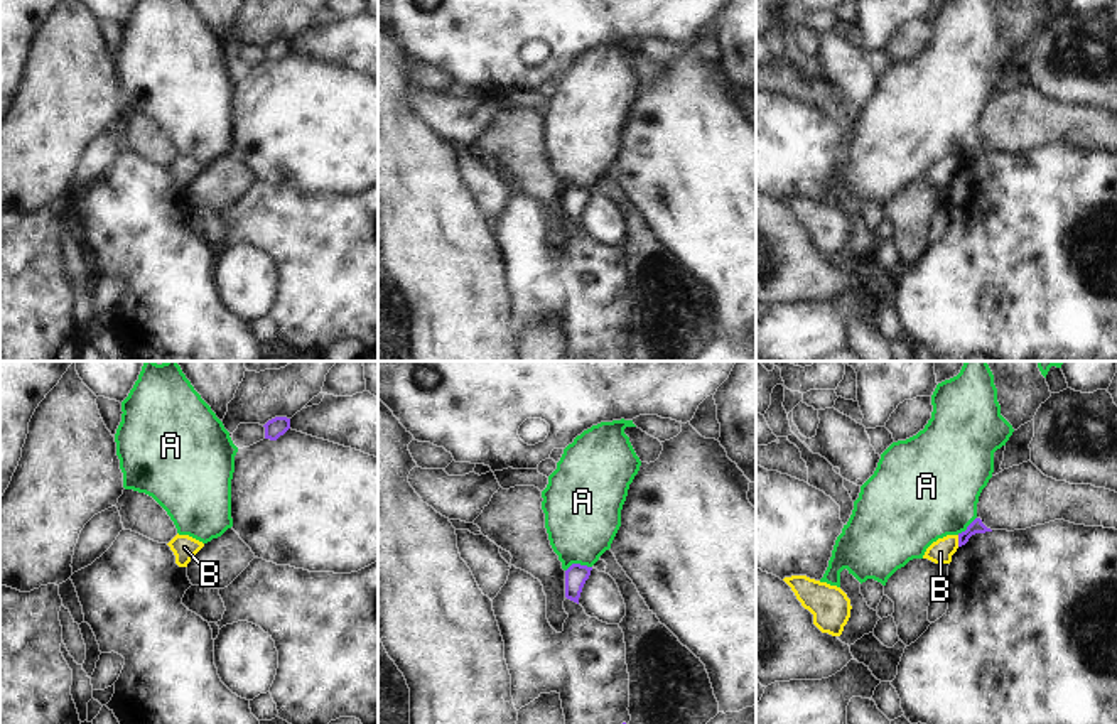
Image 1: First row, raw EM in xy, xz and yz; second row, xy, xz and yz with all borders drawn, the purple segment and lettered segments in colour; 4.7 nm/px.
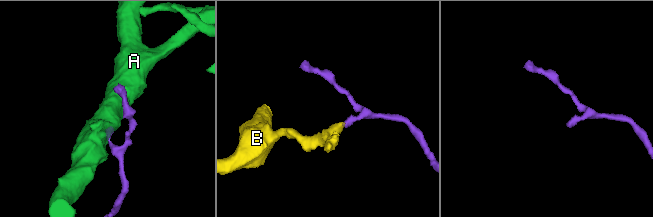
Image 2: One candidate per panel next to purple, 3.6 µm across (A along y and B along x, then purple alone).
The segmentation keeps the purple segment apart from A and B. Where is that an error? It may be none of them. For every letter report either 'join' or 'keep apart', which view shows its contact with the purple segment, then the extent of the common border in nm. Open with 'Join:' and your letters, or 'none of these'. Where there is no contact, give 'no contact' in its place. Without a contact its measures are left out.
Join: none of these
A: keep apart | xz | 130 nm
B: keep apart | yz | 60 nm

